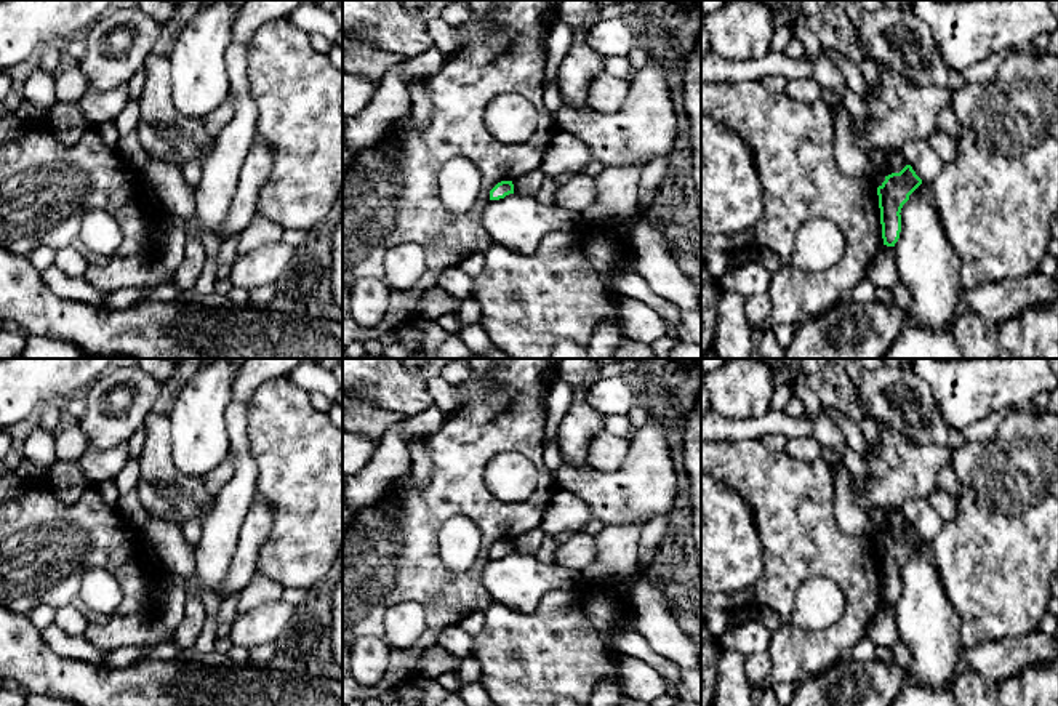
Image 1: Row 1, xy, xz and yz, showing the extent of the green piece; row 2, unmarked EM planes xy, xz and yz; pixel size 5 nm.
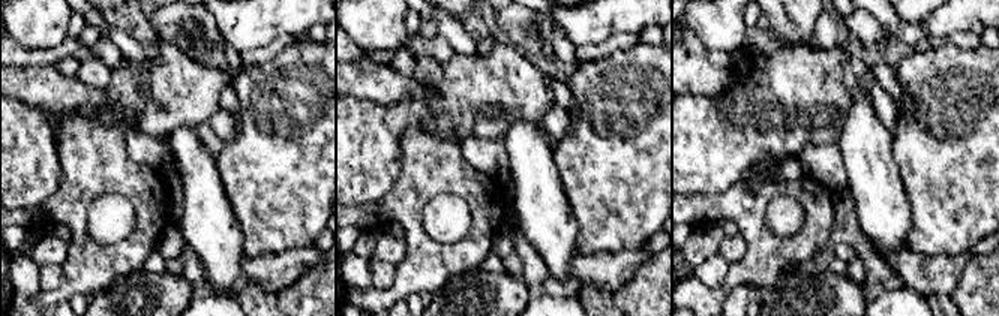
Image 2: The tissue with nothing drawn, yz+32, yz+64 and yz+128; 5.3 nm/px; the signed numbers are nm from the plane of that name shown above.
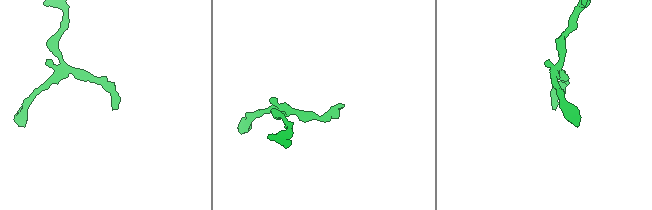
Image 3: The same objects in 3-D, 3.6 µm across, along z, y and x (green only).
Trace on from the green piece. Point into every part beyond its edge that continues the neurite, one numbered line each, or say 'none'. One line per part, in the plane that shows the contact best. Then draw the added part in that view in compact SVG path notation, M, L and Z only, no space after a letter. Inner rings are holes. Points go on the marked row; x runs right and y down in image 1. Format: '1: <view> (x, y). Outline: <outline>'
none

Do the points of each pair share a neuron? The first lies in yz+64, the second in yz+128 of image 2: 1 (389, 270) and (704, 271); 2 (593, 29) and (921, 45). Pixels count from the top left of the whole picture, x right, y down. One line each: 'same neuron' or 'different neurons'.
1: same neuron
2: different neurons

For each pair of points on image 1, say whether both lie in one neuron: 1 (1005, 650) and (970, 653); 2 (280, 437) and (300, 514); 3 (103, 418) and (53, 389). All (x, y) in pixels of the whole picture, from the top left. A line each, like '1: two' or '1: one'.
1: one
2: one
3: two

